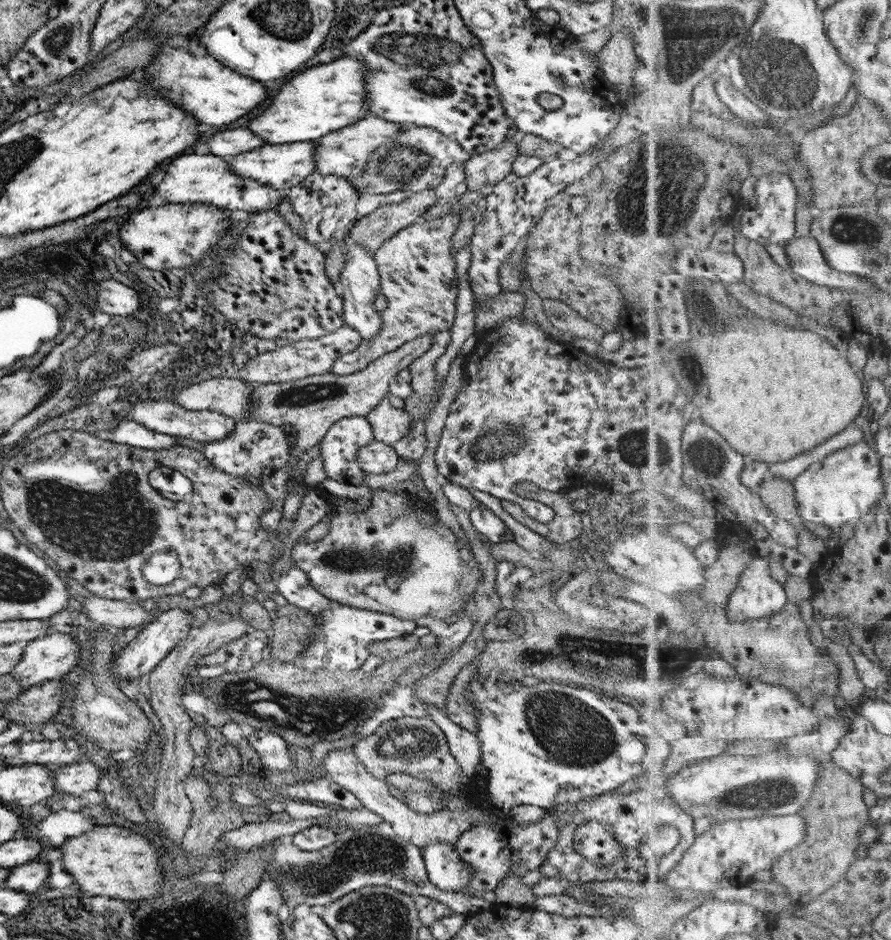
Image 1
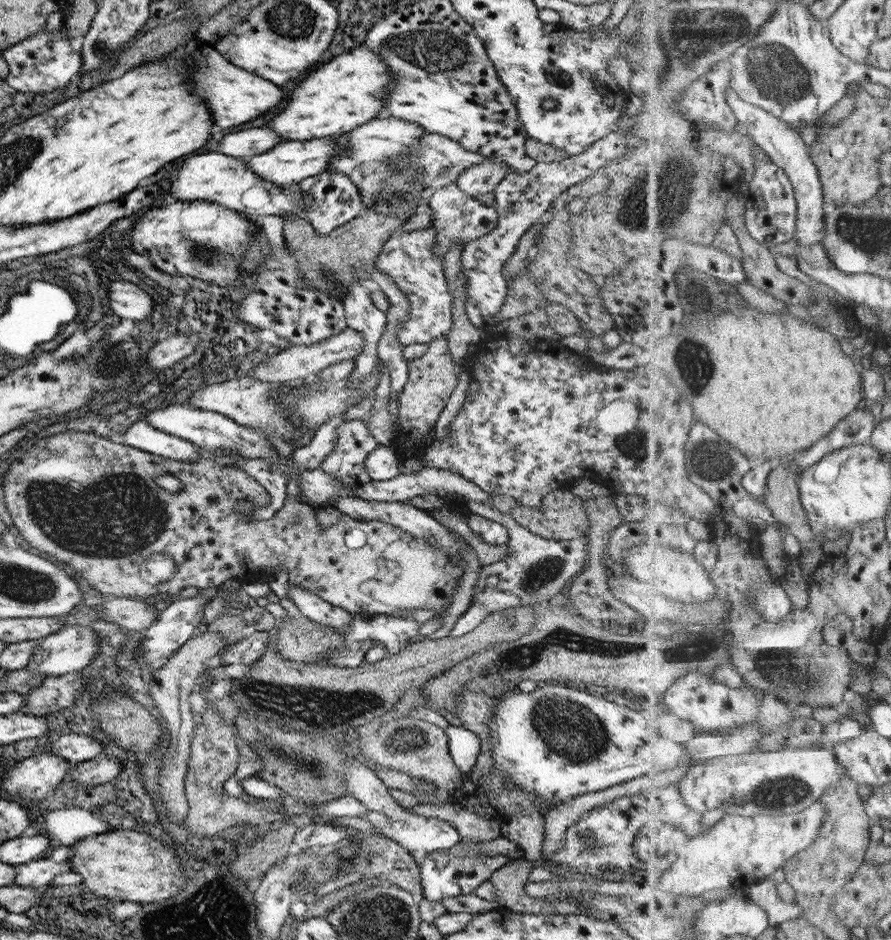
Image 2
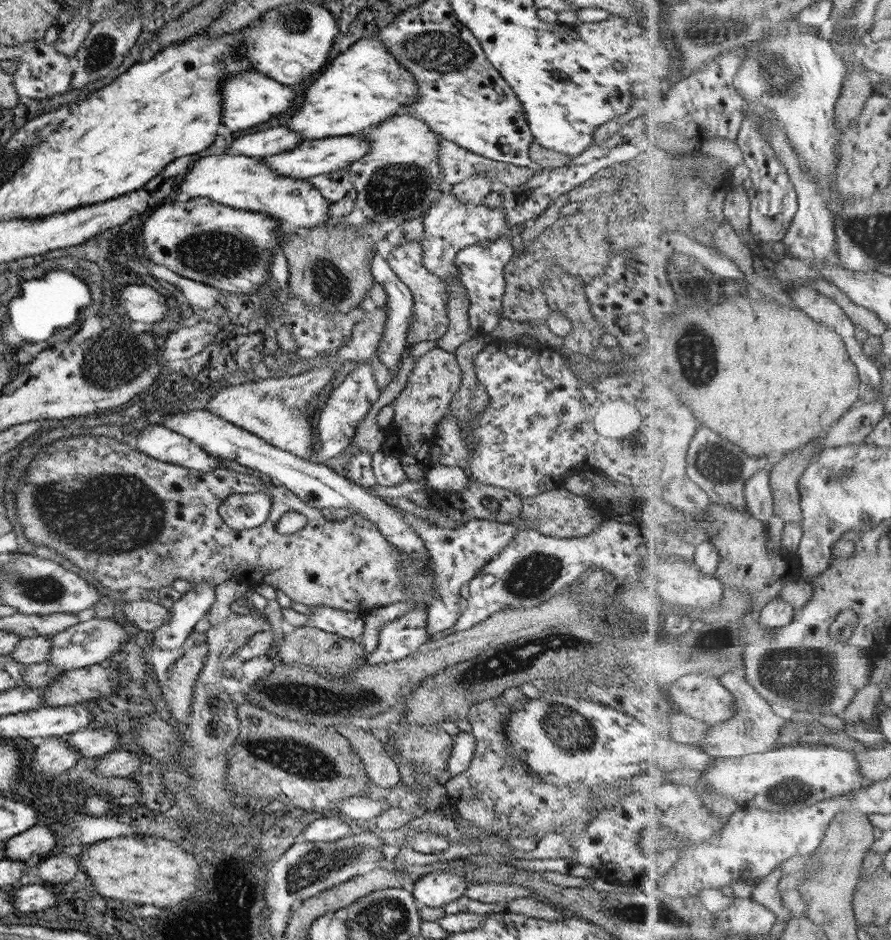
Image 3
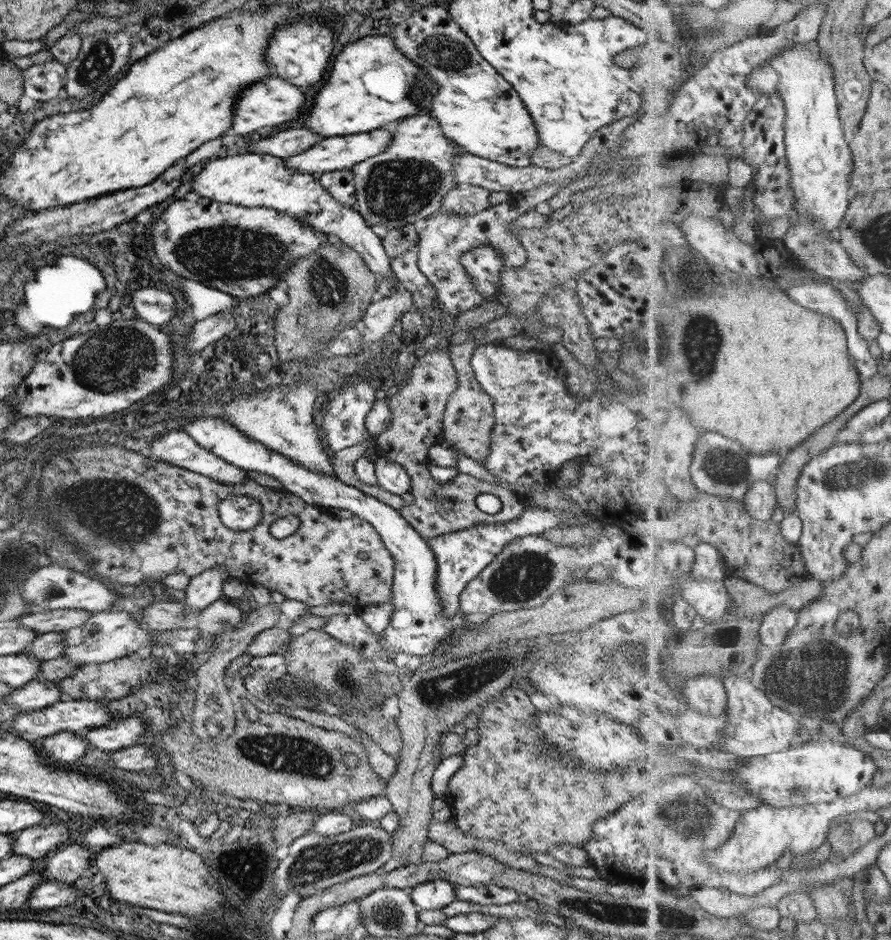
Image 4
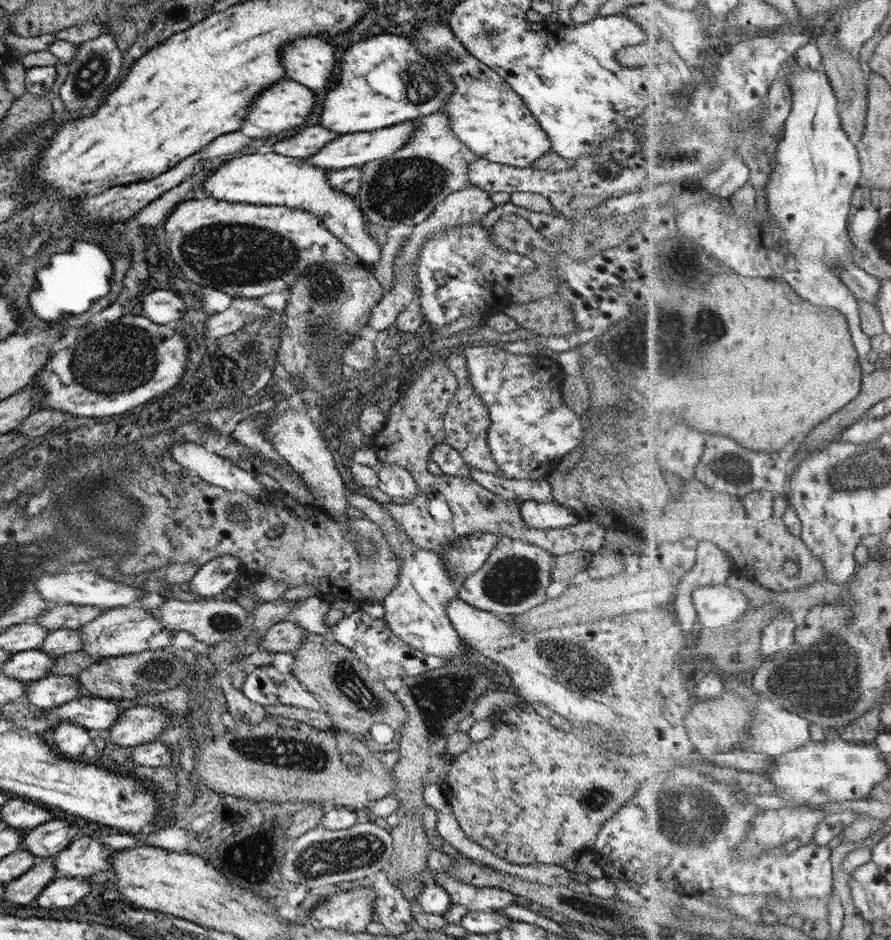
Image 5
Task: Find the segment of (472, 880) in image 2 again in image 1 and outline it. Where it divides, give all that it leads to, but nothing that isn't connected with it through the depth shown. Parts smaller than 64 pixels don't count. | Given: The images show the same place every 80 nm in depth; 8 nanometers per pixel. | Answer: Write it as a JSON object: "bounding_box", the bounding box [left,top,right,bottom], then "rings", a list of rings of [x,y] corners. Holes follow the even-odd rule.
{"bounding_box":[421,842,473,893],"rings":[[[428,842],[421,851],[427,879],[435,889],[459,893],[471,881],[473,868],[461,860],[454,844]]]}

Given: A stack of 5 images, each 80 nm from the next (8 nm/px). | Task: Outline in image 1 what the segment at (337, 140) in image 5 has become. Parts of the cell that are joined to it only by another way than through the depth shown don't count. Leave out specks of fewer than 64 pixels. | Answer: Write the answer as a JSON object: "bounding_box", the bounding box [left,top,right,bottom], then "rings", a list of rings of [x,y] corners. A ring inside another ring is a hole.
{"bounding_box":[228,141,314,189],"rings":[[[314,141],[290,142],[289,144],[263,144],[255,150],[241,152],[228,158],[232,173],[256,180],[265,186],[279,189],[291,188],[314,172]]]}

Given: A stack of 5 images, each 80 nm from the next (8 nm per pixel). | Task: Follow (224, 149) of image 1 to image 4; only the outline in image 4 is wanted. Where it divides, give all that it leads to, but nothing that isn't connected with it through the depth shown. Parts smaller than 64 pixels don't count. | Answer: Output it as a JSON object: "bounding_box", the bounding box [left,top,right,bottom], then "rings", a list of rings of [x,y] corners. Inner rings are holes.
{"bounding_box":[249,128,324,158],"rings":[[[289,128],[283,131],[272,132],[267,136],[254,139],[250,143],[249,153],[261,153],[287,158],[301,151],[305,152],[312,144],[317,144],[324,136],[312,133],[308,128]]]}

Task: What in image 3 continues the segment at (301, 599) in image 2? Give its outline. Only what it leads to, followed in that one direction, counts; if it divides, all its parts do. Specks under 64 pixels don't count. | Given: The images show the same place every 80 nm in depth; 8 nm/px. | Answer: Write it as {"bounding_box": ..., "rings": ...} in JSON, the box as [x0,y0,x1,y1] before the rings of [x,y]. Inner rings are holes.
{"bounding_box":[306,605,364,642],"rings":[[[323,605],[309,607],[313,608],[313,613],[306,615],[309,618],[309,627],[332,632],[337,636],[360,642],[364,622],[356,613]]]}

